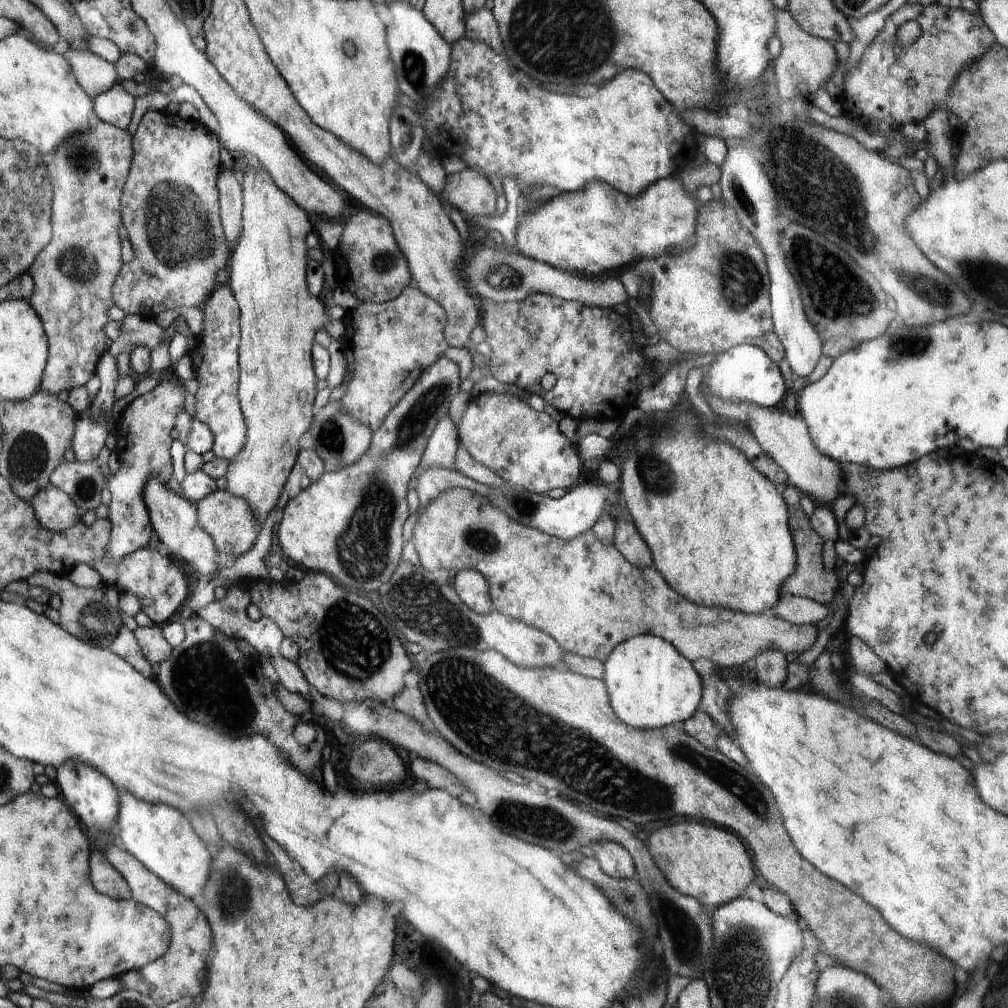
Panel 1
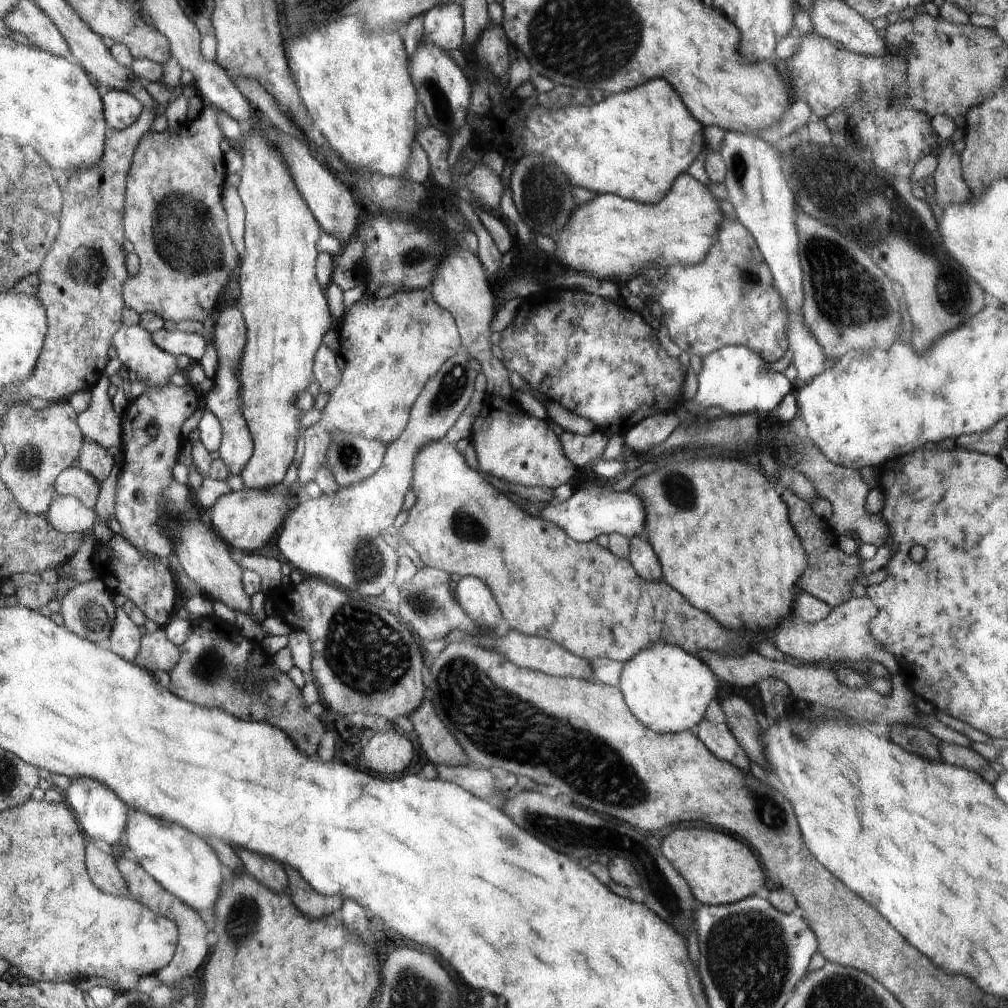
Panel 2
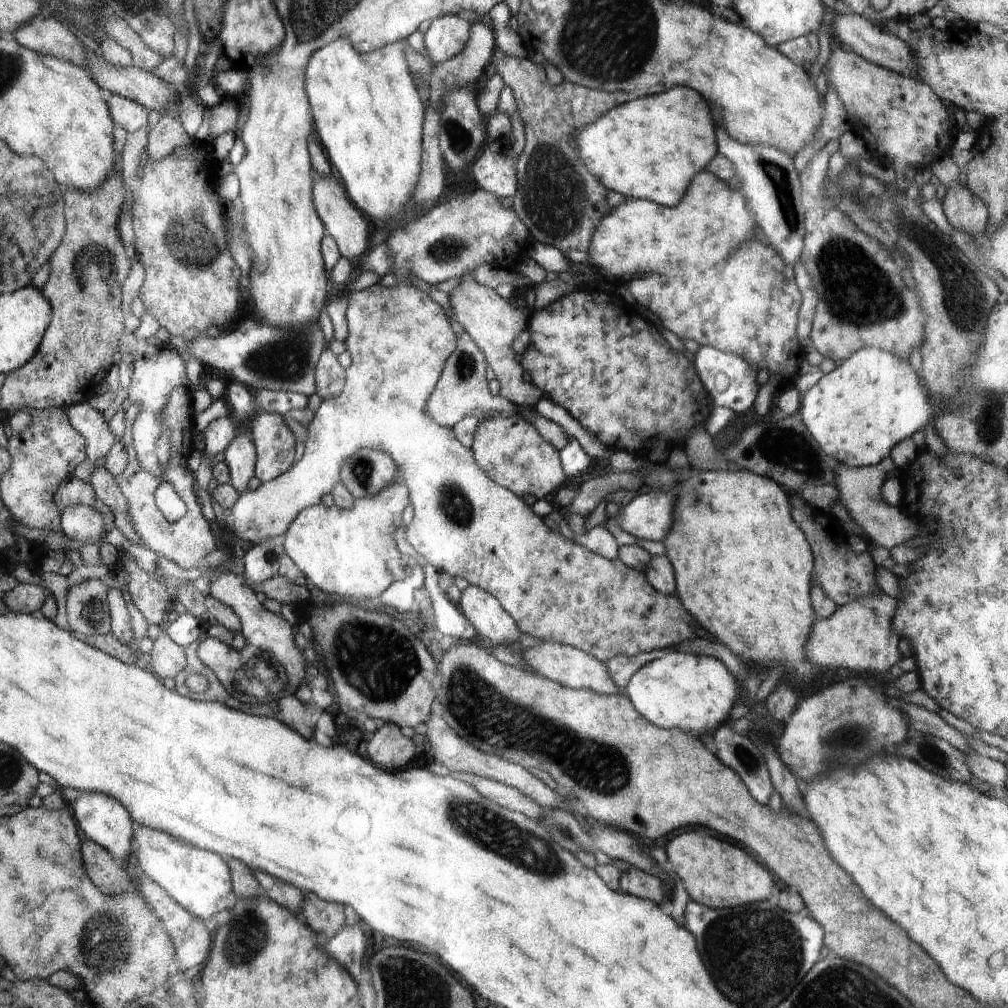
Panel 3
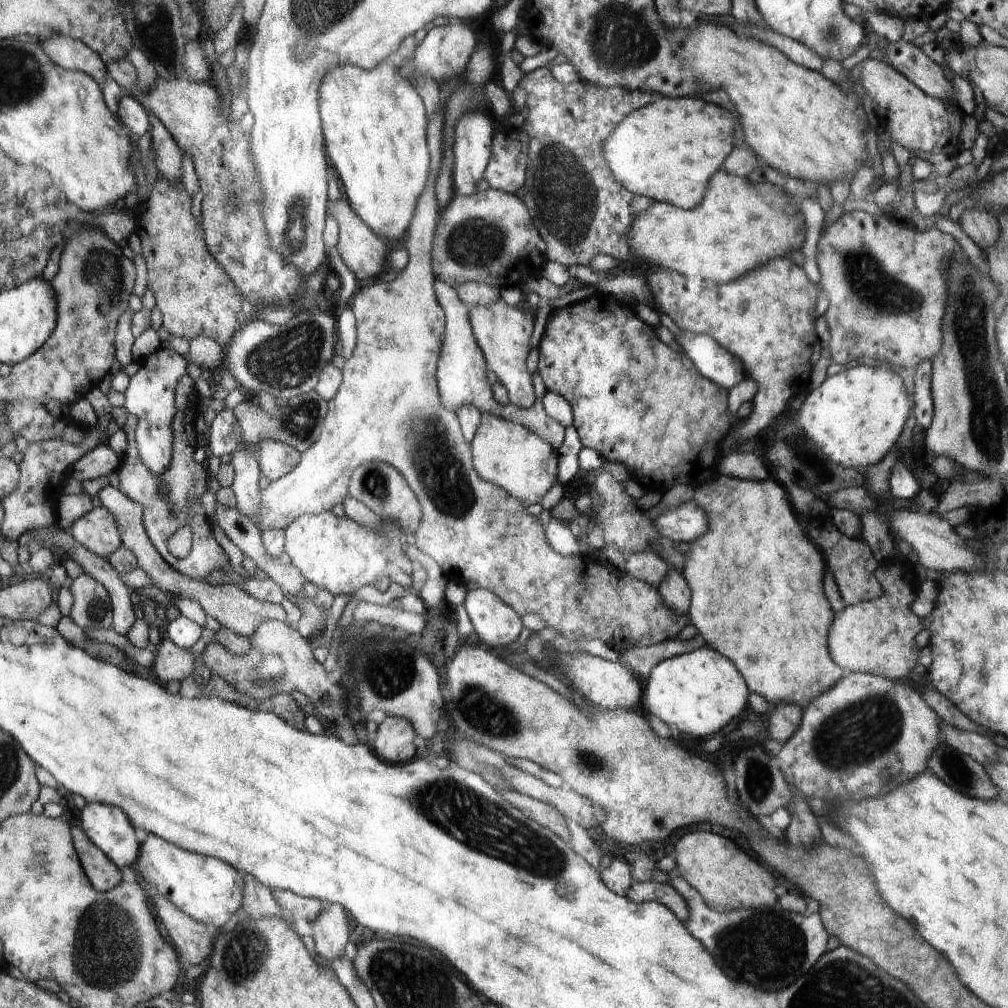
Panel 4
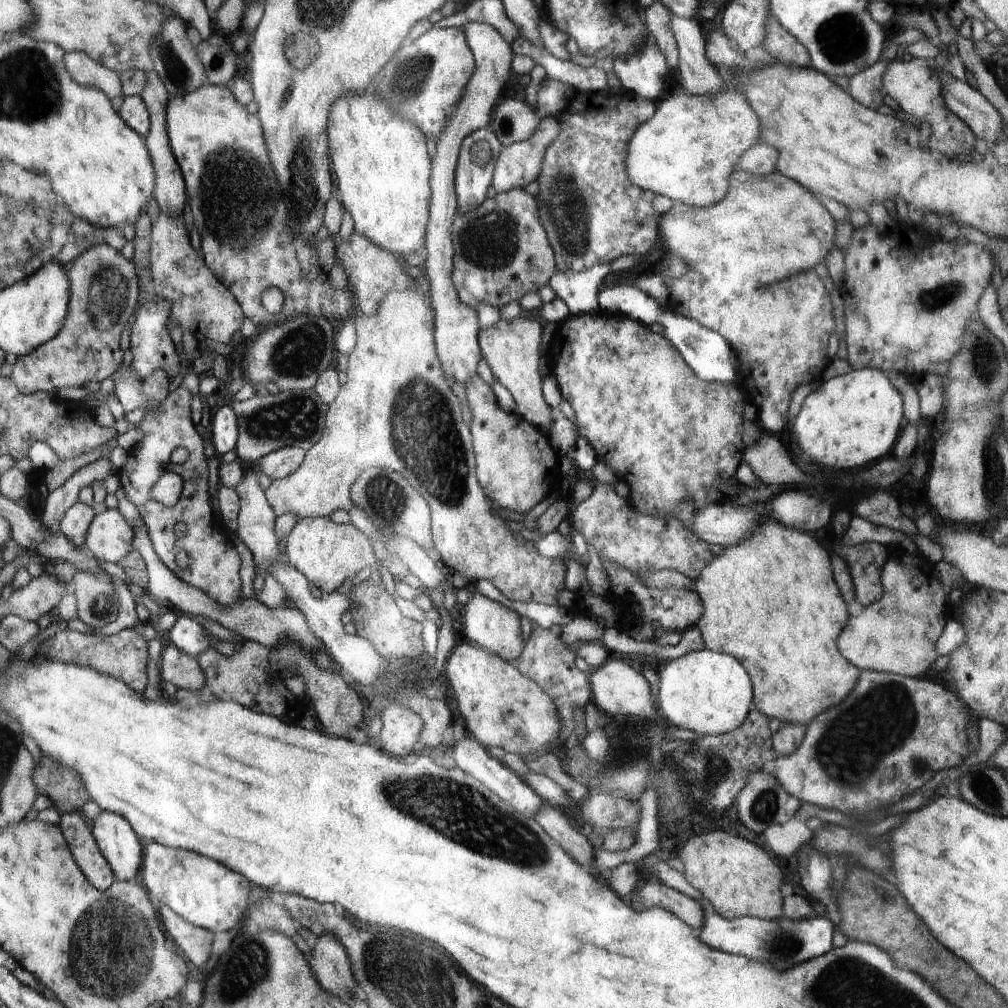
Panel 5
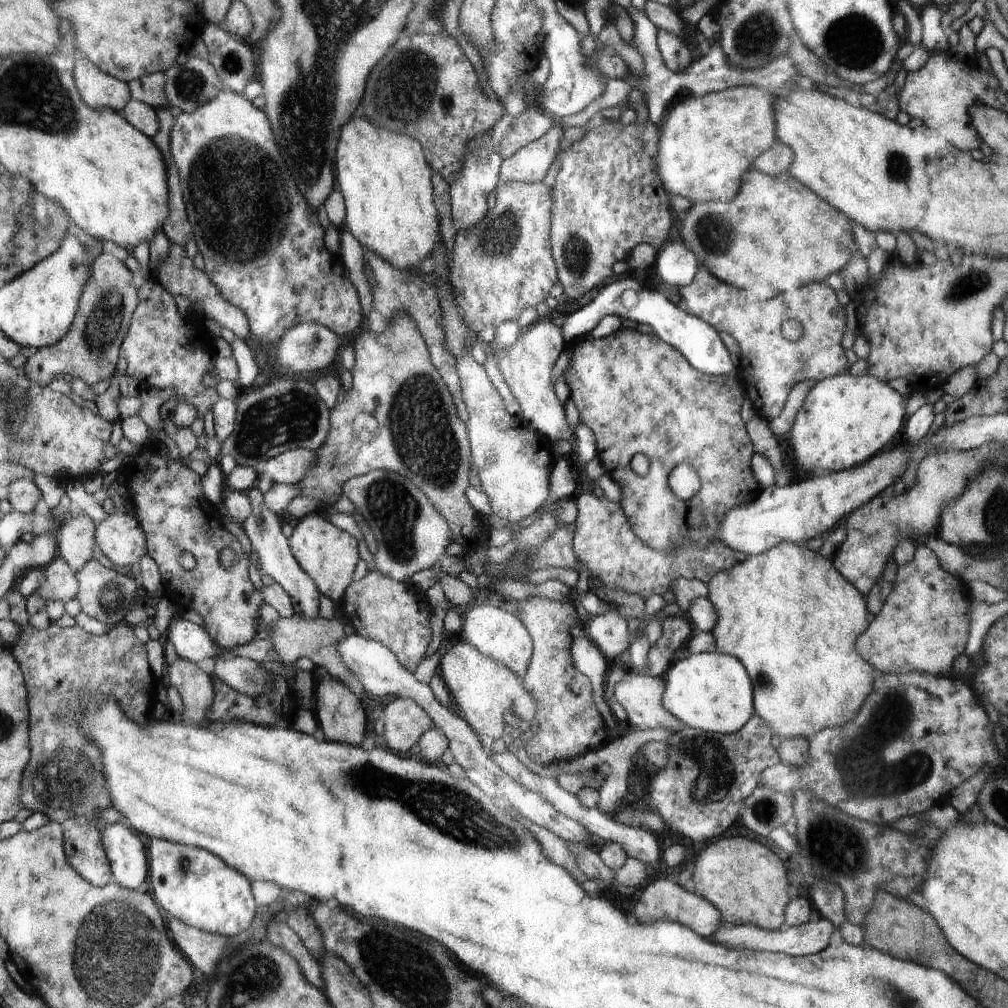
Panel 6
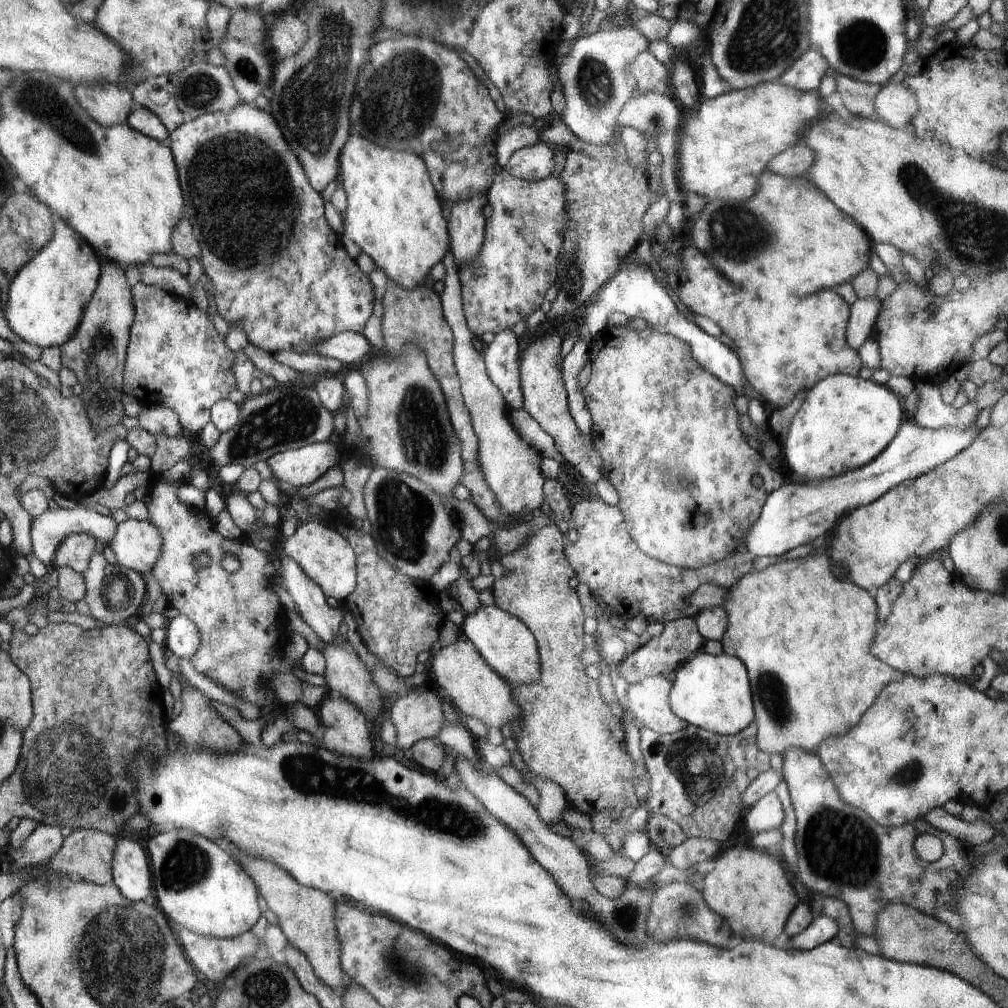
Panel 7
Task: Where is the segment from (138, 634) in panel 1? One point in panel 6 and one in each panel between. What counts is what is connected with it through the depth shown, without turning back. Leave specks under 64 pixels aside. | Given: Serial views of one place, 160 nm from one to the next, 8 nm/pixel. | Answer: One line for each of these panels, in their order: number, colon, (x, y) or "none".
2: (157, 652)
3: (167, 658)
4: (172, 662)
5: (185, 672)
6: (195, 687)

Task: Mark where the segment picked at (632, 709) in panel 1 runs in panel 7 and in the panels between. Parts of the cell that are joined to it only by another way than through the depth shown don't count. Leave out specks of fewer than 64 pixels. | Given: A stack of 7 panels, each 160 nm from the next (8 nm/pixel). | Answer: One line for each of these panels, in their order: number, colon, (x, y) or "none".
2: (669, 690)
3: (695, 694)
4: (699, 692)
5: (710, 693)
6: (708, 691)
7: (712, 692)

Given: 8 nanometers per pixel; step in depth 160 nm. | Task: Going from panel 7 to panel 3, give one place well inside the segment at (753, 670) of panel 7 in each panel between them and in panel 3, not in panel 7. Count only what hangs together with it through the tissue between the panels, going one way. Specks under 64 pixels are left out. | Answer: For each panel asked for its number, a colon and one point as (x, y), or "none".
3: (761, 609)
4: (756, 587)
5: (780, 580)
6: (787, 615)

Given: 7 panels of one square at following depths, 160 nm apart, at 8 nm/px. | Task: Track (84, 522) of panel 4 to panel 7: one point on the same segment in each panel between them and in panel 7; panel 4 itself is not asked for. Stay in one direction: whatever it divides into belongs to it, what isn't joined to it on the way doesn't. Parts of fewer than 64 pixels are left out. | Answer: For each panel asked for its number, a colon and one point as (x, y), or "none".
5: (110, 538)
6: (121, 538)
7: (137, 545)

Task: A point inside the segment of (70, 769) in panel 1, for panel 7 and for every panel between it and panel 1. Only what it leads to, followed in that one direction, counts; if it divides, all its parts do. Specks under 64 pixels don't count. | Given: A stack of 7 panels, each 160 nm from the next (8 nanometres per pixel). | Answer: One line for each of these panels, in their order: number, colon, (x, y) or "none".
2: (103, 814)
3: (104, 820)
4: (108, 827)
5: (114, 835)
6: (127, 858)
7: (131, 872)

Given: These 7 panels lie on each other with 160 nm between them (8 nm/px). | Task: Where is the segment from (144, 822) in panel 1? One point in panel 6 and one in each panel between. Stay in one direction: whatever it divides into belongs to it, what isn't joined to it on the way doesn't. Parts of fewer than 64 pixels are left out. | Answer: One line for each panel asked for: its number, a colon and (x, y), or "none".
2: (184, 864)
3: (200, 881)
4: (208, 889)
5: (207, 893)
6: (192, 885)

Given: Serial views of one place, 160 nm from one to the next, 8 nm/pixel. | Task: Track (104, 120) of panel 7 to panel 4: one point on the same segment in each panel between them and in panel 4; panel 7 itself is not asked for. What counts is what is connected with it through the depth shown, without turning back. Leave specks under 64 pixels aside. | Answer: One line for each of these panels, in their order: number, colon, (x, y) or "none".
4: (72, 54)
5: (87, 72)
6: (98, 90)

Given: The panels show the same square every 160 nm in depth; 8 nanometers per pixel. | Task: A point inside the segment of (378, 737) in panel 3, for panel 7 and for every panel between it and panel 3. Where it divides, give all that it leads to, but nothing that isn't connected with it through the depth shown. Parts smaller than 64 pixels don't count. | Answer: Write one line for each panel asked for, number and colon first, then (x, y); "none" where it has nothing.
4: (394, 739)
5: (401, 726)
6: (405, 722)
7: (417, 715)

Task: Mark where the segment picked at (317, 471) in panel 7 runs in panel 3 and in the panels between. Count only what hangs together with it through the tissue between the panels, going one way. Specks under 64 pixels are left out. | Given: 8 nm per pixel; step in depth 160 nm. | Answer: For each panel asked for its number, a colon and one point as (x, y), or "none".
3: (275, 442)
4: (277, 459)
5: (285, 461)
6: (291, 467)

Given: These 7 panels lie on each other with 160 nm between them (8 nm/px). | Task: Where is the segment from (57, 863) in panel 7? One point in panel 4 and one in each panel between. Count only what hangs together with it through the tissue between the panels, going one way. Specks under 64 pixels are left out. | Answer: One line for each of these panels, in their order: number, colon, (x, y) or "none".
4: (106, 875)
5: (77, 830)
6: (83, 845)

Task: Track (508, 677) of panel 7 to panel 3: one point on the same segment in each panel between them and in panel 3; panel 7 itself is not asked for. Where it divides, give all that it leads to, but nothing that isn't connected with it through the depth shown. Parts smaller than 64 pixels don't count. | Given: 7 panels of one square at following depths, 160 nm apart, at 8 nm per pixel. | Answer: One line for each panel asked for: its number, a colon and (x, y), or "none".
3: (485, 613)
4: (496, 624)
5: (489, 624)
6: (500, 635)

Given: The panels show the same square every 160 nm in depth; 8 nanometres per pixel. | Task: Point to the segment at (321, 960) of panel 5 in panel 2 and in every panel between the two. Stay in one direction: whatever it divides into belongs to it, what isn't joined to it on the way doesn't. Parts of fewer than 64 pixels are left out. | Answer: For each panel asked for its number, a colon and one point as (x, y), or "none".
2: (308, 901)
3: (326, 918)
4: (330, 930)

